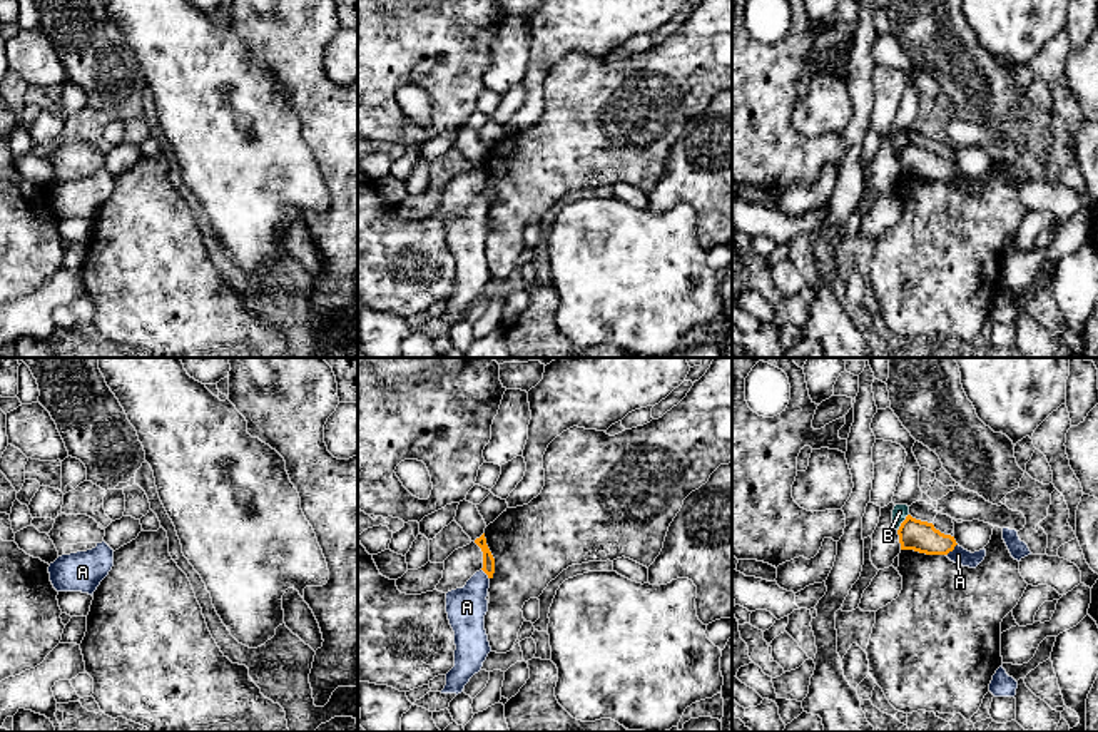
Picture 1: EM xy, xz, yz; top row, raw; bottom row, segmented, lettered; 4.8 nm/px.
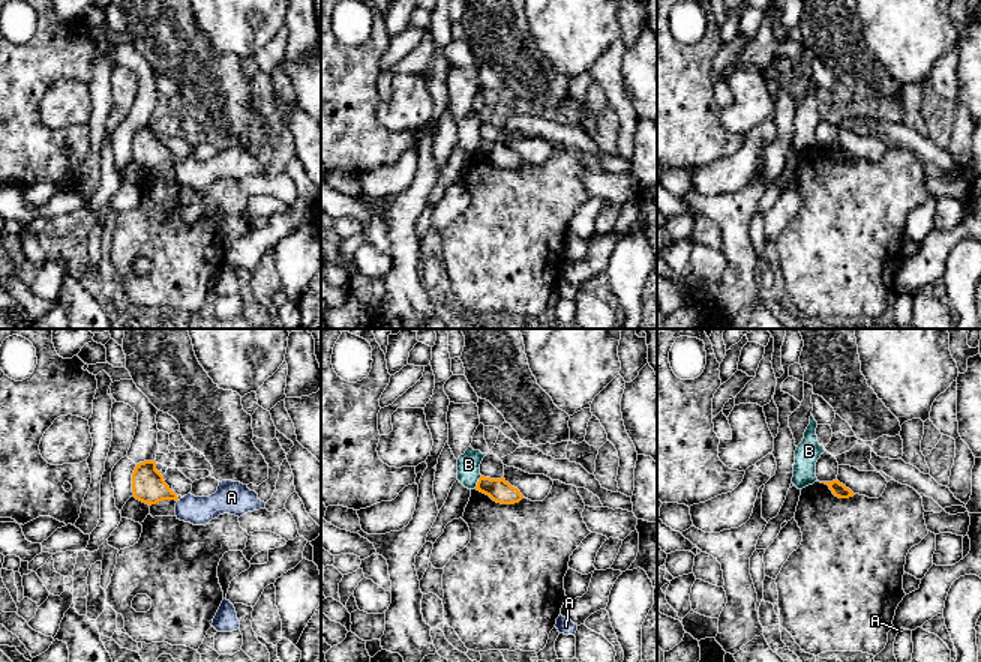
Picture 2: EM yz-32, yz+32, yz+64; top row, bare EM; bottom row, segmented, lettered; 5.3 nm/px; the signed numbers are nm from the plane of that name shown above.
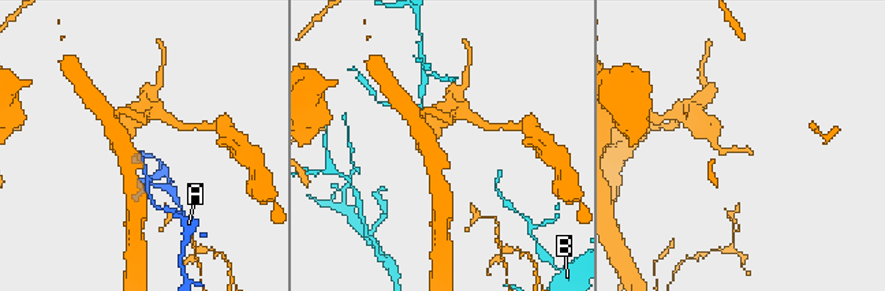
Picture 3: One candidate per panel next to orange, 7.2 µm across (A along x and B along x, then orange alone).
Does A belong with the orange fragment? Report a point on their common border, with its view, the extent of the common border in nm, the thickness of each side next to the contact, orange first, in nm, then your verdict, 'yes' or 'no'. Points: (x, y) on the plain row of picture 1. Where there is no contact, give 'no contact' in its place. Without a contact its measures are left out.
contact yz (951, 176); length 80 nm; calibres 150 and 80 nm; no

